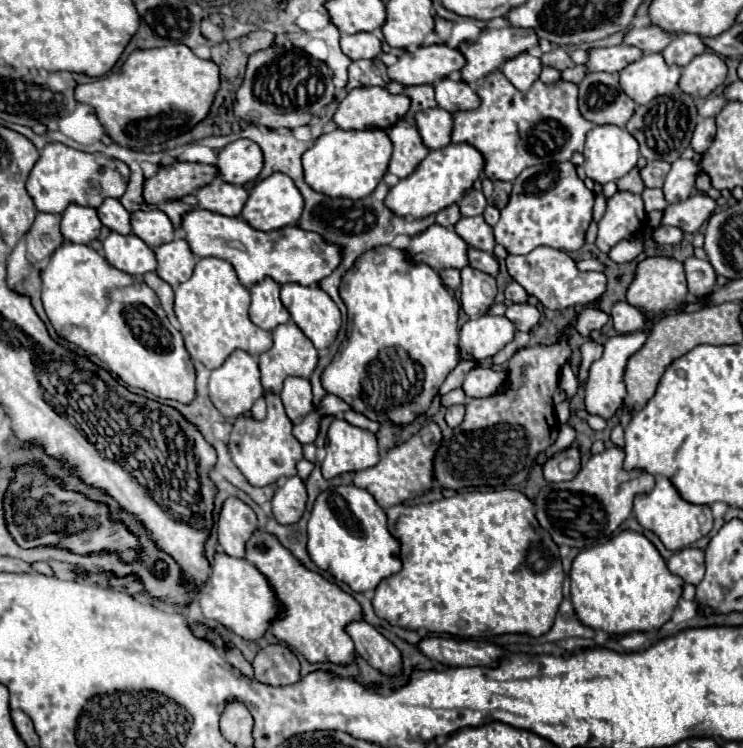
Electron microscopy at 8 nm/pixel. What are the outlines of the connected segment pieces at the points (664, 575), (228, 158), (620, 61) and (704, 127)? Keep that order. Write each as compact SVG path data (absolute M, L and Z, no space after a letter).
M622 530L606 544L582 550L570 570L570 598L578 620L608 634L648 632L672 618L684 580L672 574L656 546L638 532Z
M240 138L220 150L216 168L226 182L242 186L250 180L256 180L264 168L264 154L256 142Z
M610 46L588 50L588 72L620 72L624 66L642 58L642 50L636 46Z
M704 118L698 122L696 130L694 130L694 136L692 136L692 150L702 154L708 150L708 146L712 144L716 136L716 122L714 118Z

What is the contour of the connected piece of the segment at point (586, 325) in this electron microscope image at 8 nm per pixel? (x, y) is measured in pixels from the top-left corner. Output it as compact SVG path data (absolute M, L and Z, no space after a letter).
M580 308L578 310L578 332L588 336L592 330L600 330L608 322L608 314L600 308Z

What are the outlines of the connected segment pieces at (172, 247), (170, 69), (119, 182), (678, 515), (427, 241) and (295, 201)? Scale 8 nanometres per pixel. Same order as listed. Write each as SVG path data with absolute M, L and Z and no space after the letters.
M180 238L158 246L156 260L158 260L156 274L160 274L160 278L170 286L176 286L192 276L198 258L192 254L188 242Z
M172 44L172 46L164 46L164 48L132 52L128 56L128 60L122 64L118 74L112 72L90 84L76 86L76 100L90 104L96 110L104 130L116 144L134 148L134 150L142 150L146 146L158 146L166 140L186 134L198 122L202 122L208 116L208 110L216 98L216 90L220 90L218 66L212 60L198 58L184 44Z
M50 142L46 144L36 166L32 168L32 178L28 178L26 182L26 190L34 200L38 212L62 214L68 204L98 208L104 198L120 198L126 190L126 180L118 170L100 164L94 154L86 154L58 142Z
M658 478L652 492L638 494L634 498L634 514L640 526L644 526L646 530L652 530L664 542L664 546L672 552L690 546L692 542L700 540L712 530L710 506L696 506L686 502L668 478Z
M432 224L424 232L412 236L410 246L404 250L406 258L414 264L428 264L434 270L442 268L464 268L468 266L466 256L468 244L450 228Z
M272 174L252 188L240 216L252 228L270 232L298 224L302 208L304 198L300 198L300 190L296 190L292 178L286 174Z

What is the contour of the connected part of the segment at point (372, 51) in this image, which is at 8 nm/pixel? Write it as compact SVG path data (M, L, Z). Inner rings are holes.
M358 32L358 34L342 34L340 38L342 52L352 60L362 58L376 58L382 52L380 40L370 32Z

